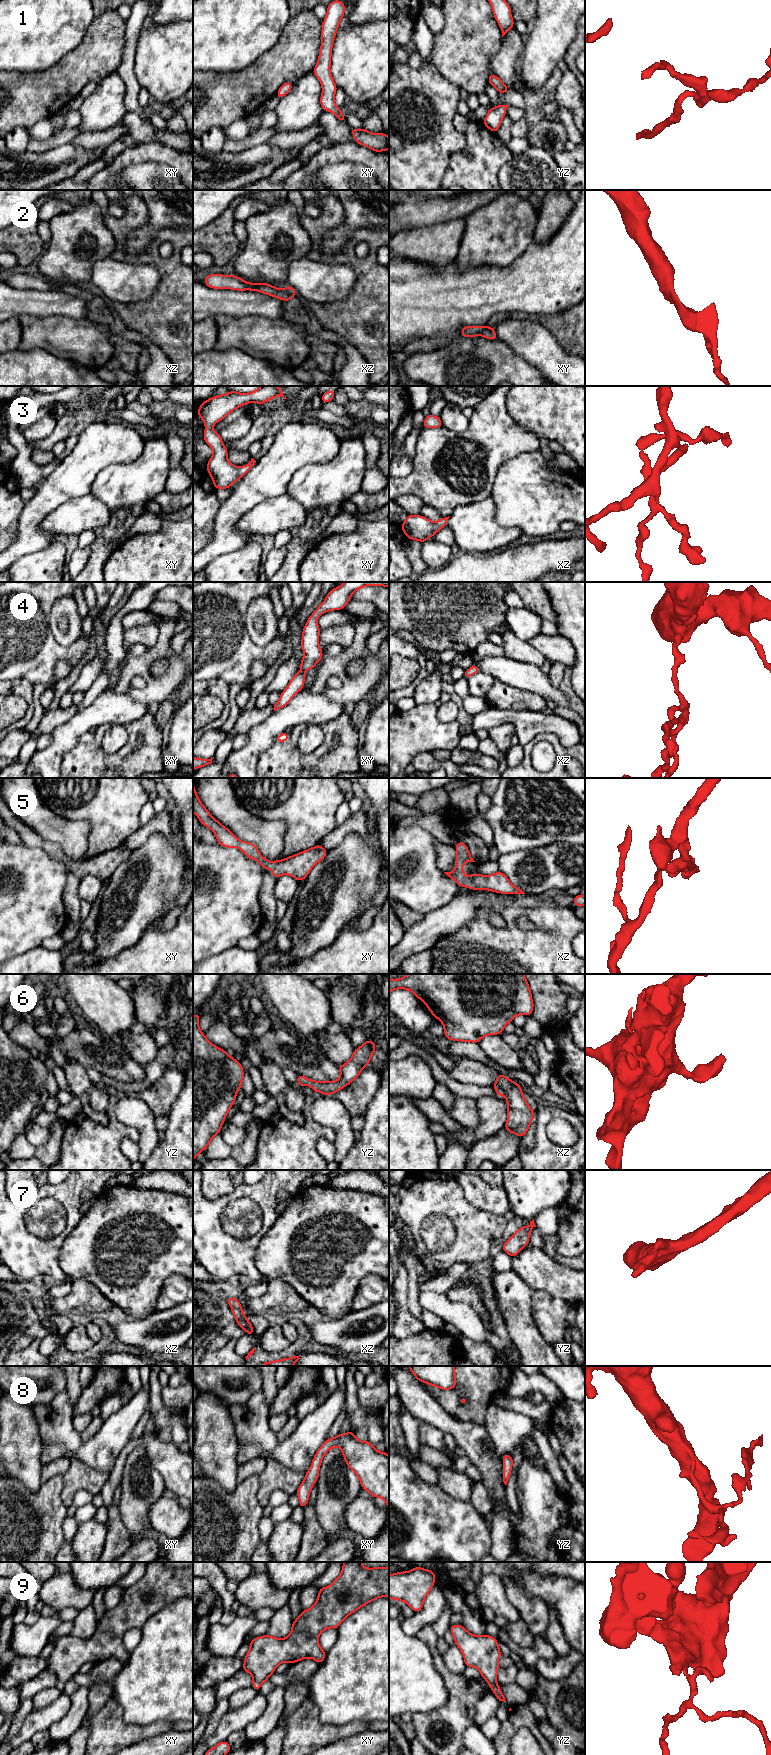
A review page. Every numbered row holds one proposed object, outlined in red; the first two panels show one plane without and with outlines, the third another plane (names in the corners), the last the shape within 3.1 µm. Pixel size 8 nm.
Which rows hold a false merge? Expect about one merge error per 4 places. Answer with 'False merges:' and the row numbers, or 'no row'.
False merges: no row

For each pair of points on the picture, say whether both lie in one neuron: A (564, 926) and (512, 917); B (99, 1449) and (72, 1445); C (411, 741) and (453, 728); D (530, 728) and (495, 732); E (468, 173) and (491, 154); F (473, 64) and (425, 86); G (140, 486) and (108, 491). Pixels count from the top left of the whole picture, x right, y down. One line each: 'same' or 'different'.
A: same
B: different
C: same
D: different
E: same
F: different
G: same

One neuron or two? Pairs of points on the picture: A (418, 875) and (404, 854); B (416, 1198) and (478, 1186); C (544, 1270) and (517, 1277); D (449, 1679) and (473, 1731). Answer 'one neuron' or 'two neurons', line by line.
A: one neuron
B: two neurons
C: one neuron
D: two neurons

